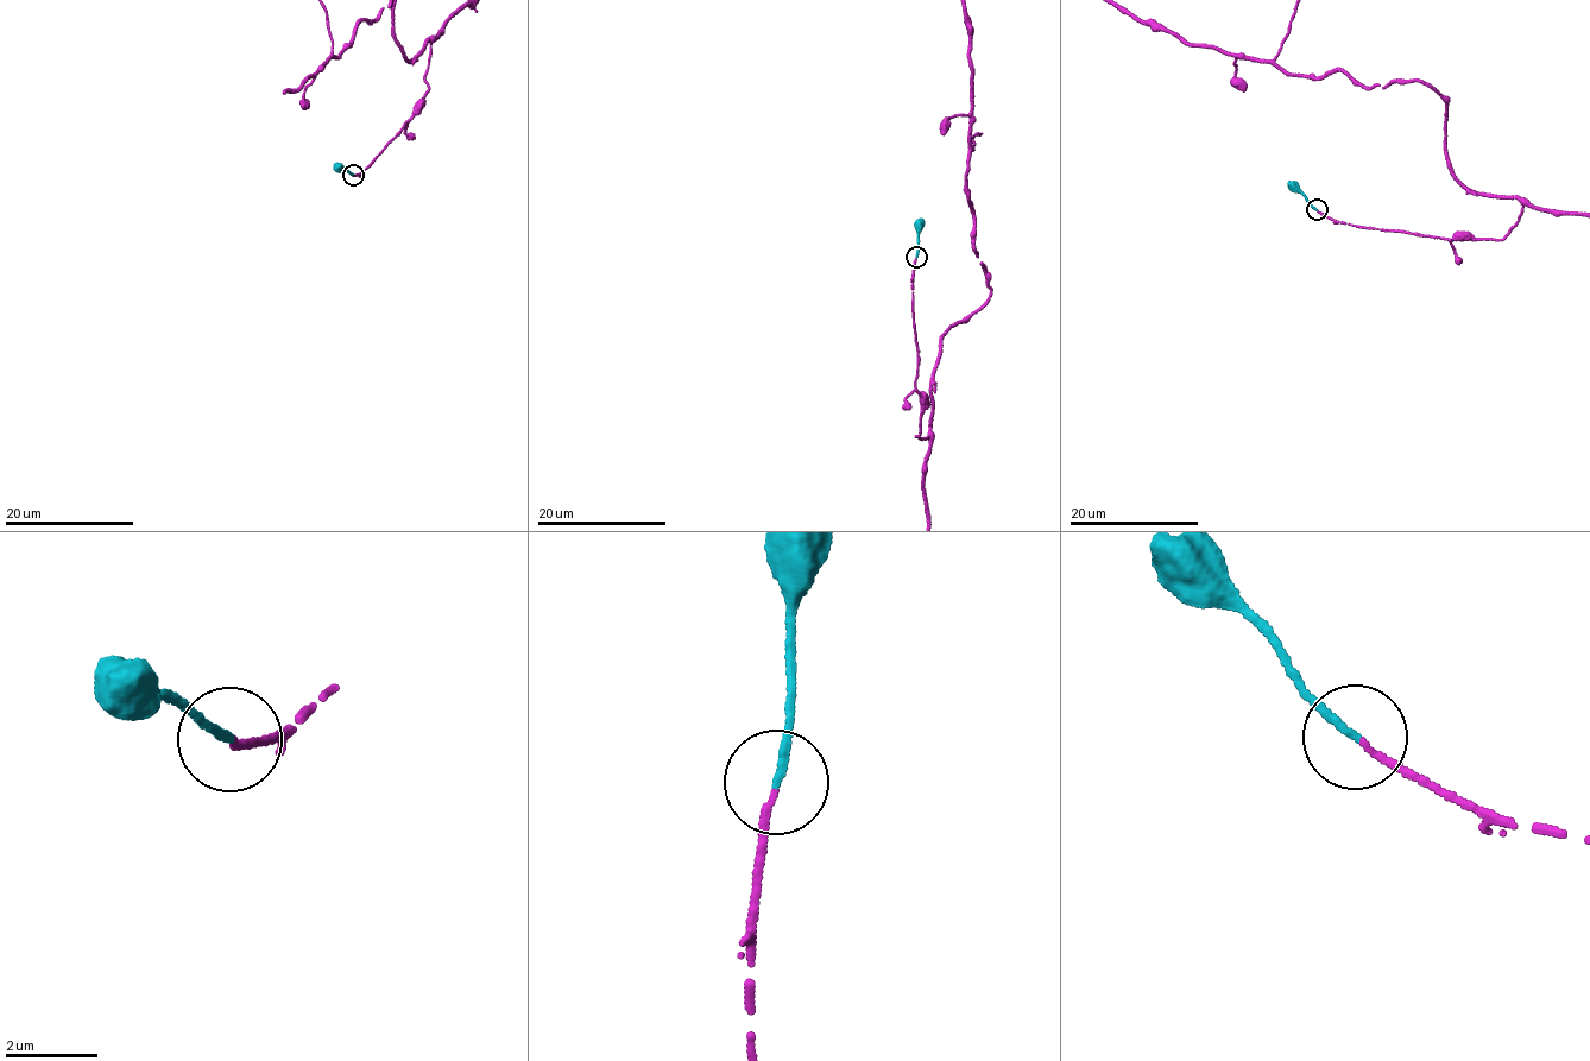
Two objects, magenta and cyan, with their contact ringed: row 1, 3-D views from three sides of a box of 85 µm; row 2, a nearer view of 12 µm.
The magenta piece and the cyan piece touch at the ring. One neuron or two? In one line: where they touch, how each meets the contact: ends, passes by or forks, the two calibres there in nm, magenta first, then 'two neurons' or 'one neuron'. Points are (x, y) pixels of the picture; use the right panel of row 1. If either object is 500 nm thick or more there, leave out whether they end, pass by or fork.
(1317, 209) | magenta ends | cyan ends | 140/170 nm | one neuron

